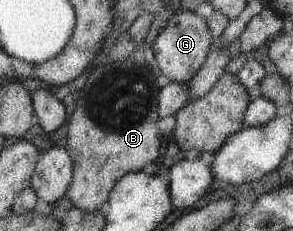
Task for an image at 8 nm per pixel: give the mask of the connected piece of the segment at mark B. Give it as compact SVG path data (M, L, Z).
M132 55L118 61L118 63L112 63L112 65L106 65L106 77L102 77L100 81L94 81L90 89L82 89L82 93L78 96L78 101L74 106L73 112L70 114L67 125L67 150L72 158L72 175L70 183L66 188L64 197L71 203L71 207L74 207L84 213L92 214L106 201L110 190L115 186L115 183L128 172L140 172L142 167L147 163L157 161L160 157L160 138L157 132L157 105L155 99L157 98L158 88L154 84L156 81L157 71L152 71L146 66L137 65Z

